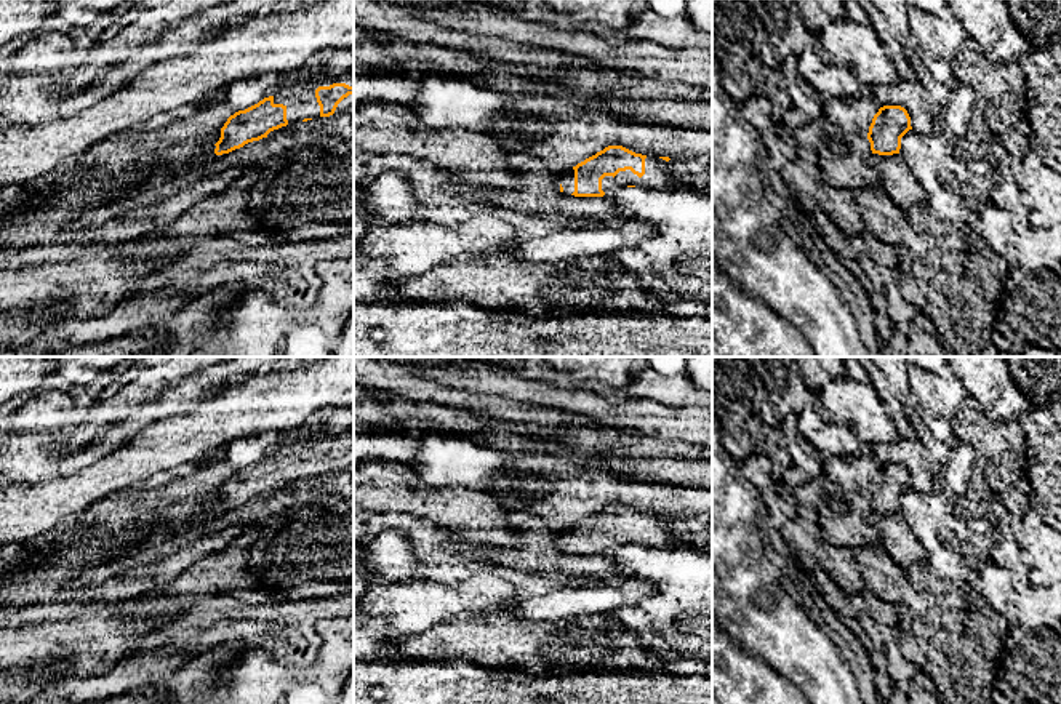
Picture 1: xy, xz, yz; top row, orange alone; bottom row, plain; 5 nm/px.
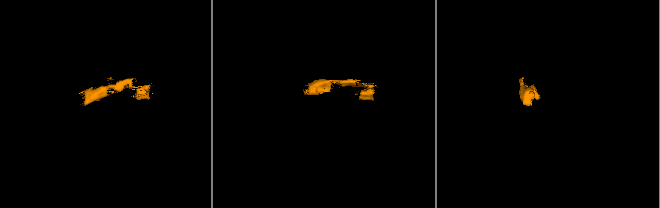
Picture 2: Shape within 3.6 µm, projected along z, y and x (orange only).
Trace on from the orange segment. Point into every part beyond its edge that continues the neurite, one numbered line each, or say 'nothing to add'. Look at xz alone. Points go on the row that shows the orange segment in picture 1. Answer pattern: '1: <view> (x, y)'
1: xz (658, 176)
2: xz (567, 181)

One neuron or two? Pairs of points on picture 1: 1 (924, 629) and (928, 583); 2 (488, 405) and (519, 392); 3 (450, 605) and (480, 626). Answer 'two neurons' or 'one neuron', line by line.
1: two neurons
2: two neurons
3: two neurons

